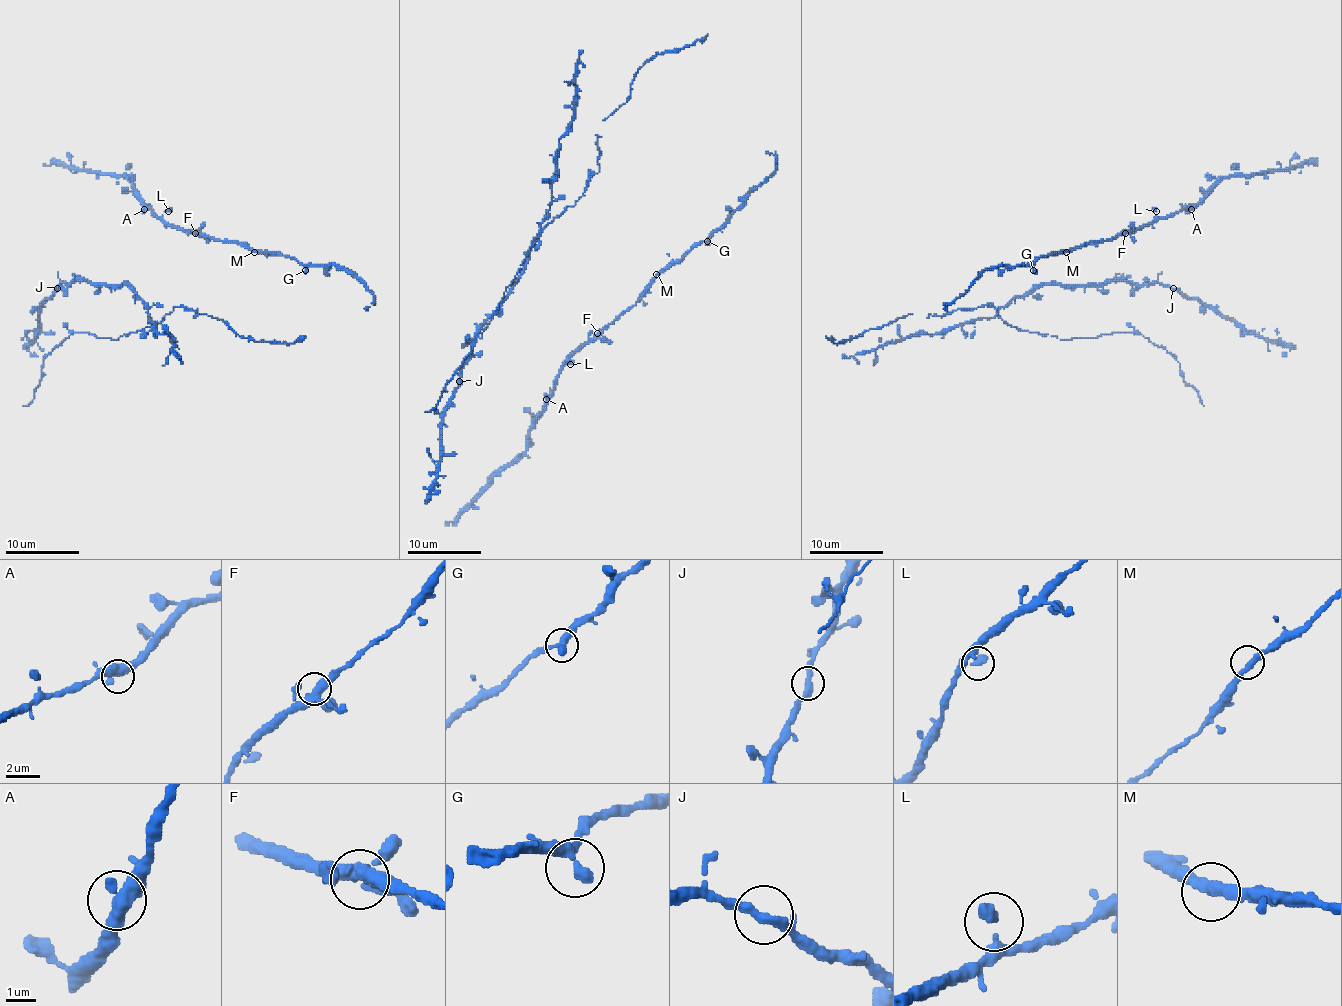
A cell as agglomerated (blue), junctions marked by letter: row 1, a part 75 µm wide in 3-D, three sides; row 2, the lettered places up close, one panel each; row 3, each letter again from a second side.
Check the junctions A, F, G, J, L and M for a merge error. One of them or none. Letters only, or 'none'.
none

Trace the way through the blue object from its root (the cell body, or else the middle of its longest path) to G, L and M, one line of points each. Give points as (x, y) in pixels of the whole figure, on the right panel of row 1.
G: (1127, 230), (1106, 241), (1084, 242), (1064, 252), (1042, 255), (1033, 264), (1033, 270)
L: (1127, 230), (1147, 226), (1156, 217), (1156, 211)
M: (1127, 230), (1106, 241), (1084, 242), (1066, 252)

